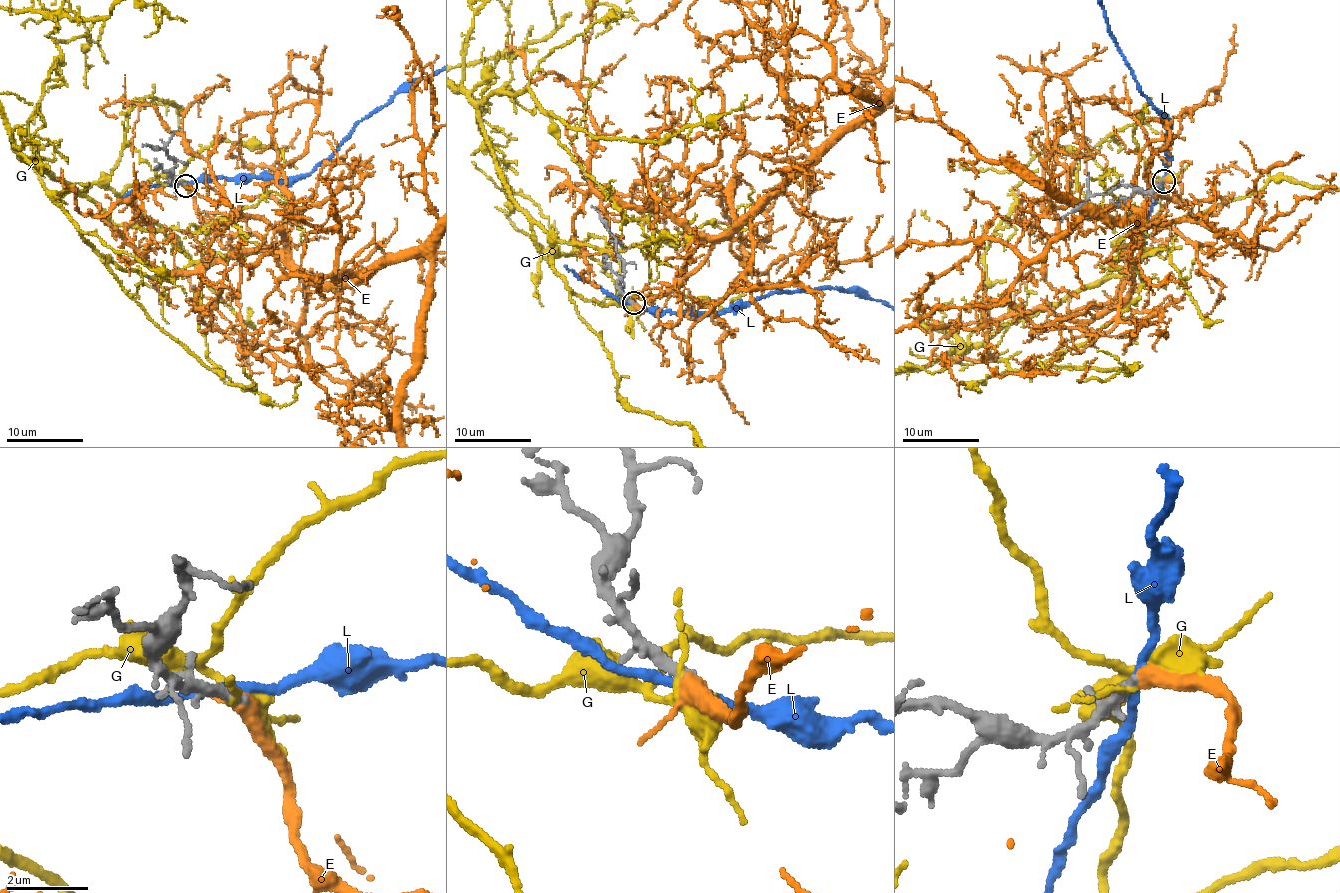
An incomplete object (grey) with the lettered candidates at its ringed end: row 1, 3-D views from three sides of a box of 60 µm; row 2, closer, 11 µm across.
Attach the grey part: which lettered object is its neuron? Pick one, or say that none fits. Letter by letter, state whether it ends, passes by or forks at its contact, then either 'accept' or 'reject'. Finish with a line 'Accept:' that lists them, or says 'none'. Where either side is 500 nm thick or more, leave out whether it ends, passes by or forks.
E: it passes by; accept
G: it forks there; reject
L: it passes by; reject
Accept: E

